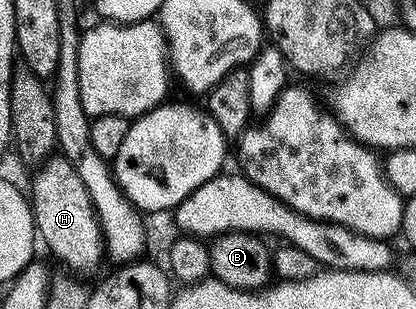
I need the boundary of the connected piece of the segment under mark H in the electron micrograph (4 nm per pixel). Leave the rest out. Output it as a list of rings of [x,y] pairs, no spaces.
[[[53,153],[35,168],[36,176],[32,179],[30,202],[32,215],[36,219],[36,230],[42,243],[52,250],[53,255],[66,263],[69,270],[76,273],[92,271],[105,258],[104,234],[100,231],[100,221],[96,217],[96,206],[90,201],[90,193],[86,193],[86,185],[82,185],[82,177],[78,177],[76,164],[71,163],[63,153]]]

